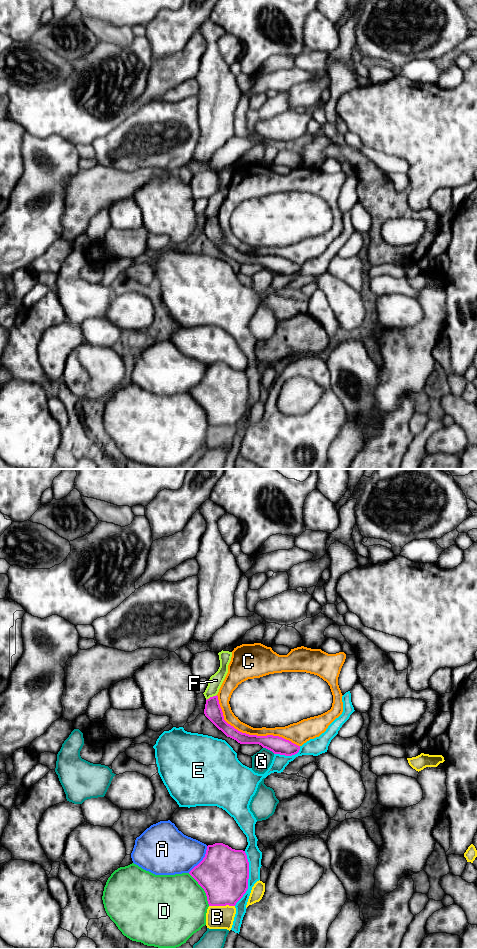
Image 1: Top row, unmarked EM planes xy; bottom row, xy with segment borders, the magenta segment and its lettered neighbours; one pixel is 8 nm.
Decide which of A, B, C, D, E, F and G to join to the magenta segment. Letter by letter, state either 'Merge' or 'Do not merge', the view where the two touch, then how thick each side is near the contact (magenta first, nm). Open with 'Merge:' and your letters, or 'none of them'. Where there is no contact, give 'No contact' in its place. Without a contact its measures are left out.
Merge: none of them
A: Do not merge. Touches magenta in xy. Thickness 400 nm (magenta) against 340 nm
B: Do not merge. Touches magenta in xy. Thickness 400 nm (magenta) against 190 nm
C: Do not merge. Touches magenta in xy. Thickness 140 nm (magenta) against 90 nm
D: Do not merge. Touches magenta in xy. Thickness 400 nm (magenta) against 480 nm
E: Do not merge. Touches magenta in xy. Thickness 400 nm (magenta) against 120 nm
F: Do not merge. Touches magenta in xy. Thickness 140 nm (magenta) against 110 nm
G: Do not merge. Touches magenta in xy. Thickness 140 nm (magenta) against 160 nm

